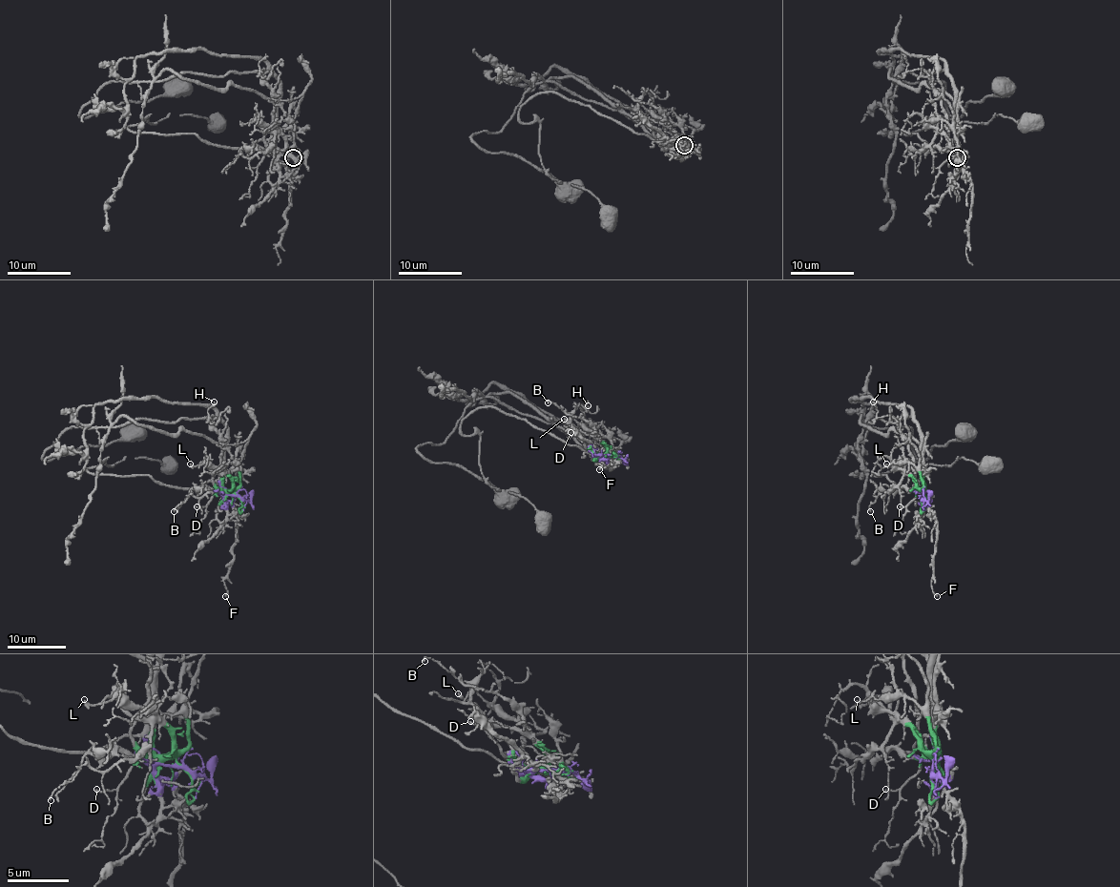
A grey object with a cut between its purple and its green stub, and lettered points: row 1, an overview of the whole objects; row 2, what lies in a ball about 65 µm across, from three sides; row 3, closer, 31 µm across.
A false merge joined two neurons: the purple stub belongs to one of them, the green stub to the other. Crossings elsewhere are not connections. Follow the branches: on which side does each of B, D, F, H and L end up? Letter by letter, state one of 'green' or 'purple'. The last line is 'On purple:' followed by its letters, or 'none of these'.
B: green
D: green
F: purple
H: green
L: green
On purple: F

